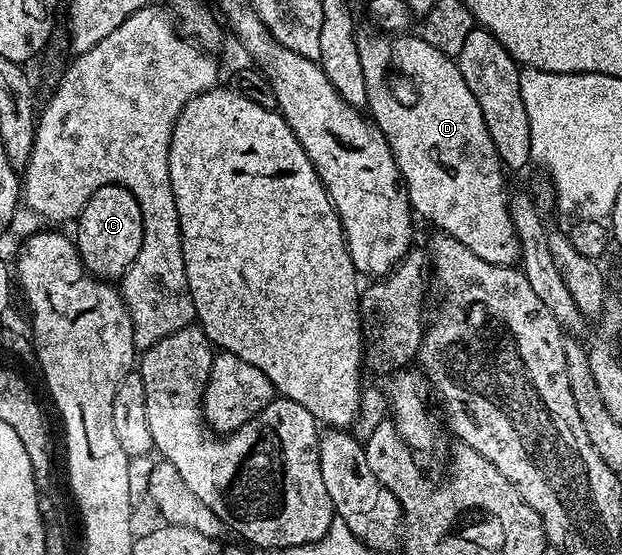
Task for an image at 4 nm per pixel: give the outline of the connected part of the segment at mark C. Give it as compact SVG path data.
M106 183L89 197L87 204L78 212L75 225L73 238L83 268L96 279L118 280L141 249L141 205L137 205L137 197L133 197L129 189L119 187L116 183Z

